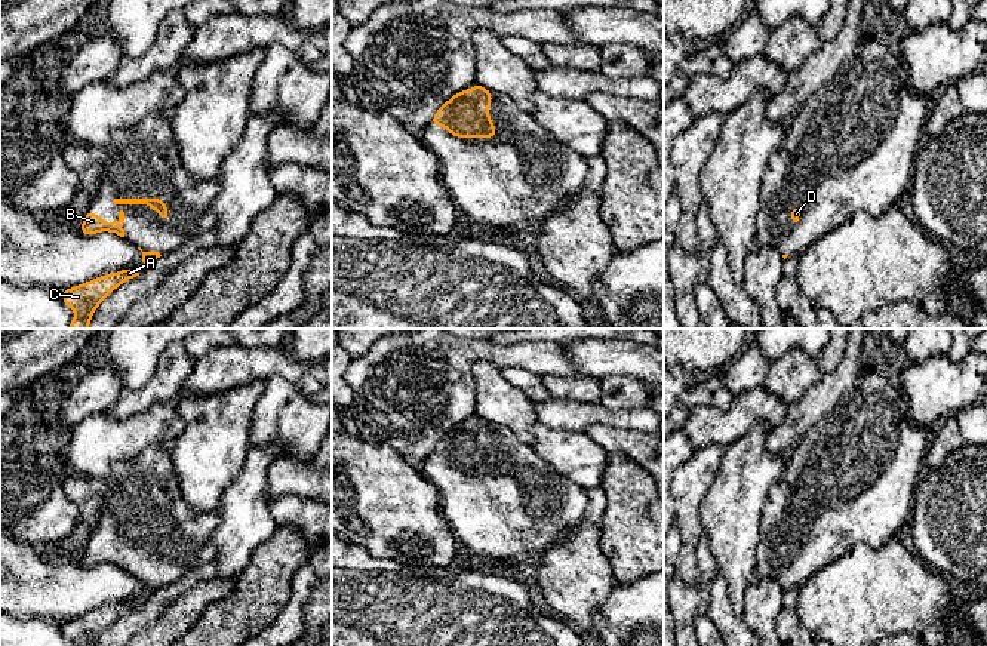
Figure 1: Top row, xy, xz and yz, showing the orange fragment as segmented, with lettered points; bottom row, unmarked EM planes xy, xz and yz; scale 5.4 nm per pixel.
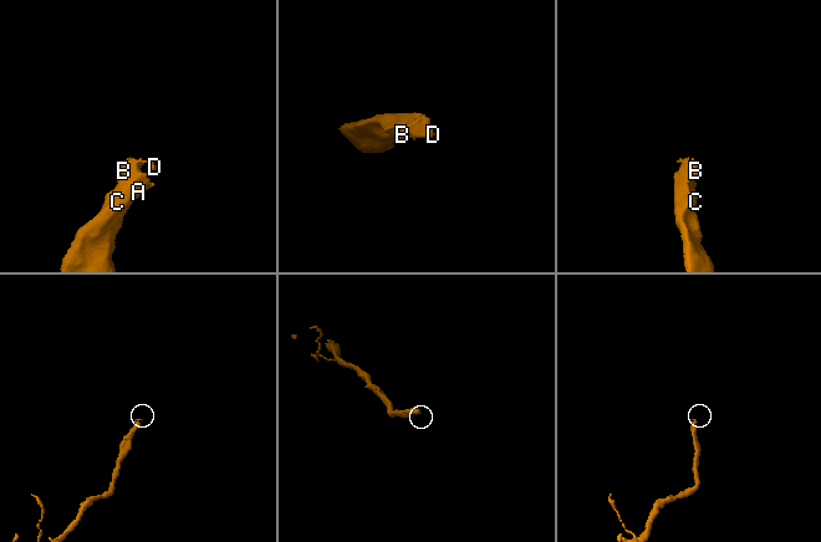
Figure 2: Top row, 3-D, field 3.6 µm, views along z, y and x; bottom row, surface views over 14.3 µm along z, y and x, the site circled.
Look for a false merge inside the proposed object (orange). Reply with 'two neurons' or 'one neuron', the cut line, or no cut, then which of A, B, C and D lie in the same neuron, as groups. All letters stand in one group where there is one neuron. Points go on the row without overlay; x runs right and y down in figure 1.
one neuron; no cut; A B C D

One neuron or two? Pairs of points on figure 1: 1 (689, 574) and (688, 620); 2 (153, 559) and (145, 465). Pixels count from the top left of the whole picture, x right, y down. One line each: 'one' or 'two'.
1: two
2: one

